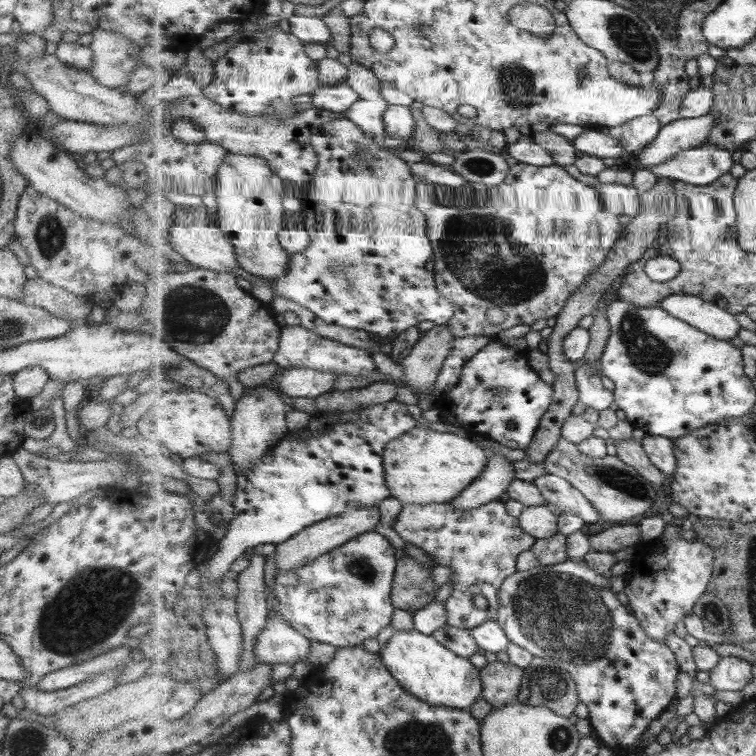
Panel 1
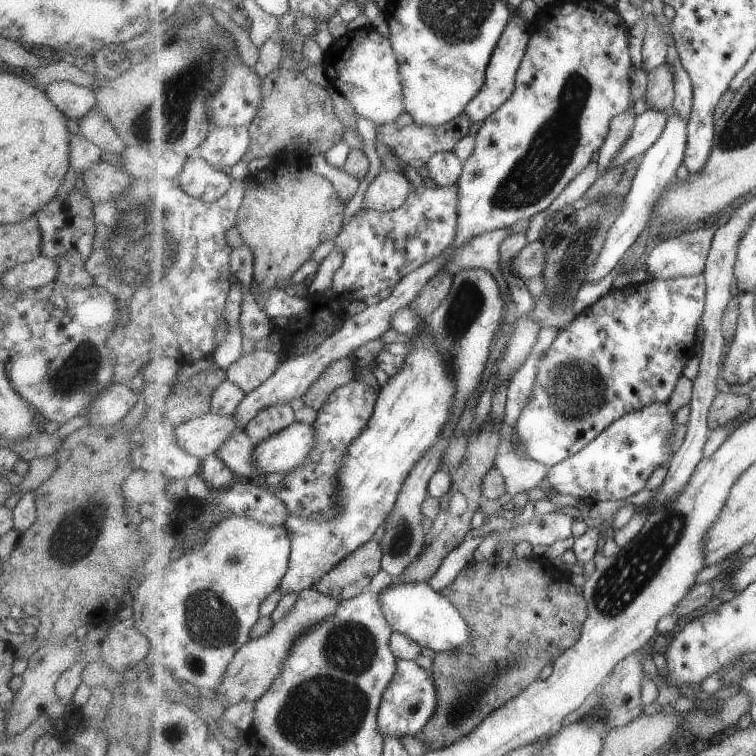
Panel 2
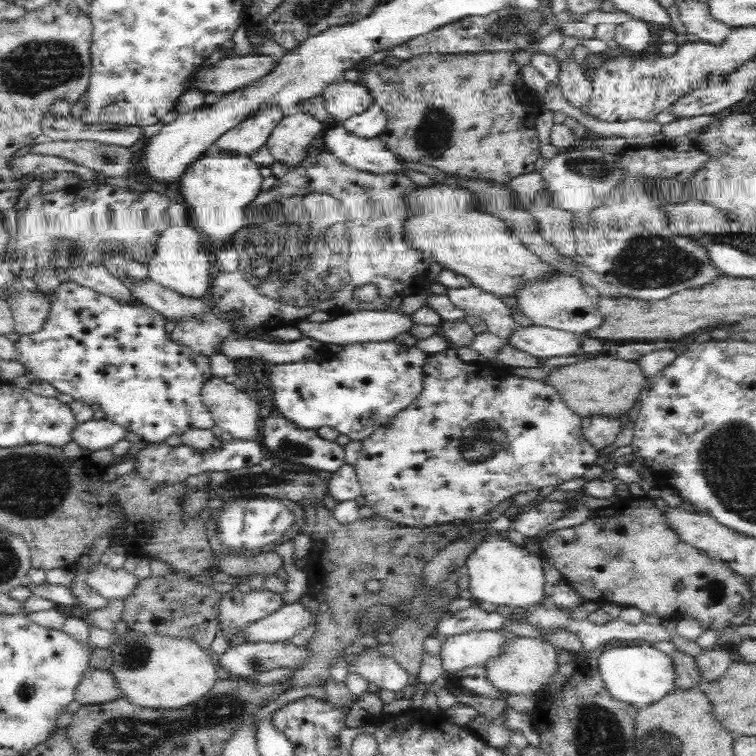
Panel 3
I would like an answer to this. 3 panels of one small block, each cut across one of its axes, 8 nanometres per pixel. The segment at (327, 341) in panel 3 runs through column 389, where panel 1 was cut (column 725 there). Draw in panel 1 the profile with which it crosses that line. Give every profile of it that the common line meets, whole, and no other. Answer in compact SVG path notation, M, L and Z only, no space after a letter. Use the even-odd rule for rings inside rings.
M675 294L661 301L660 306L663 310L669 311L669 314L715 338L729 341L739 336L741 324L737 316L707 299Z

